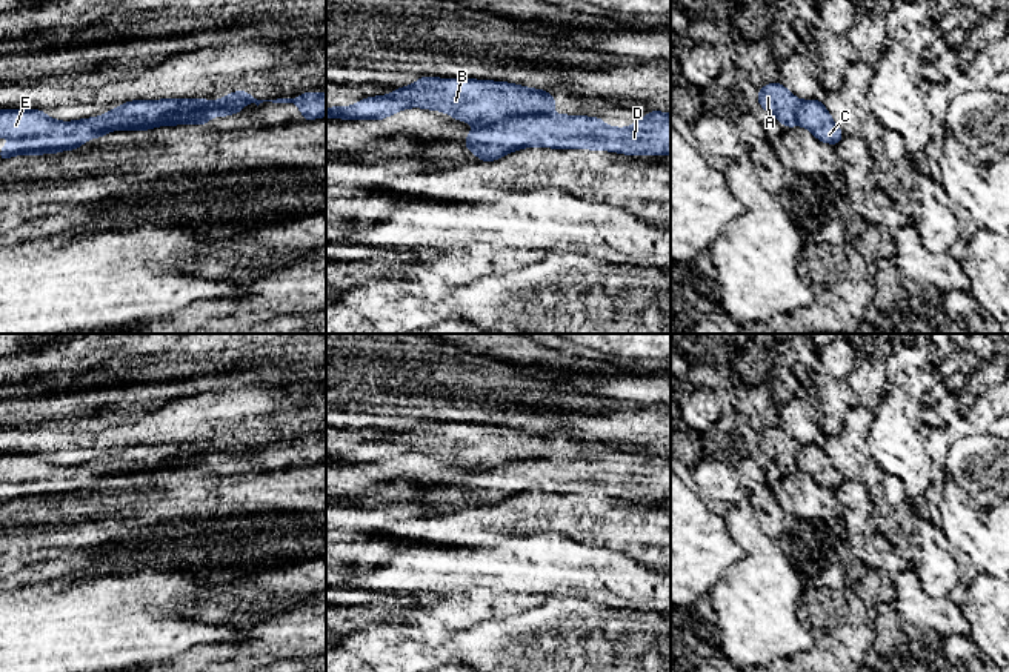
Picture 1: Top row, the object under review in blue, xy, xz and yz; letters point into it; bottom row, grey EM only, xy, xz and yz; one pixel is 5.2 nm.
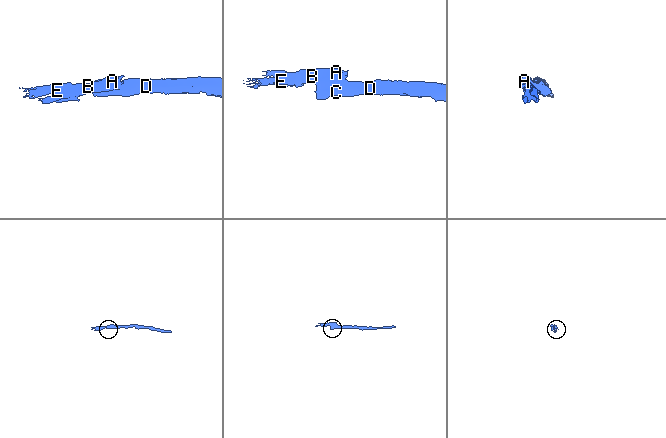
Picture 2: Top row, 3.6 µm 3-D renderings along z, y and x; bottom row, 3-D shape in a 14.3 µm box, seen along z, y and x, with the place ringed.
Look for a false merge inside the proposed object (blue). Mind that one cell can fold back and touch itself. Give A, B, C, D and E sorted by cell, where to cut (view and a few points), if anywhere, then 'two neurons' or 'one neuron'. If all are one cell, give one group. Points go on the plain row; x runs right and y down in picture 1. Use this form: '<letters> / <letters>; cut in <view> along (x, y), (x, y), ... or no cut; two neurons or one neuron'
A B E / C D; cut in xy along (208, 445), (199, 451), (179, 451), (162, 465); two neurons

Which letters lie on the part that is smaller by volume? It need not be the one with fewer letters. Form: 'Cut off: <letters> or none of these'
Cut off: A, B, E

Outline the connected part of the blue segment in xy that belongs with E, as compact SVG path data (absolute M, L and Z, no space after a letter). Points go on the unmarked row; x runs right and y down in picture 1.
M203 443L134 444L100 461L75 466L54 464L40 454L3 454L0 455L0 481L8 481L11 487L0 492L0 506L12 500L55 500L58 495L78 494L86 484L118 474L148 475L157 471L205 469L203 466L165 467L163 464L178 452L200 452L206 446Z

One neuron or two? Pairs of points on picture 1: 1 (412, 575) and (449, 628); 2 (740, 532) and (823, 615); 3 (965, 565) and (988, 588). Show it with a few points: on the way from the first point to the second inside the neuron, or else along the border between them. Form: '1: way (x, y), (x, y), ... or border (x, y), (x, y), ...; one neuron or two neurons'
1: border (380, 592), (417, 594); two neurons
2: border (802, 578), (797, 617), (809, 629); two neurons
3: border (992, 575), (980, 572), (966, 586); two neurons

